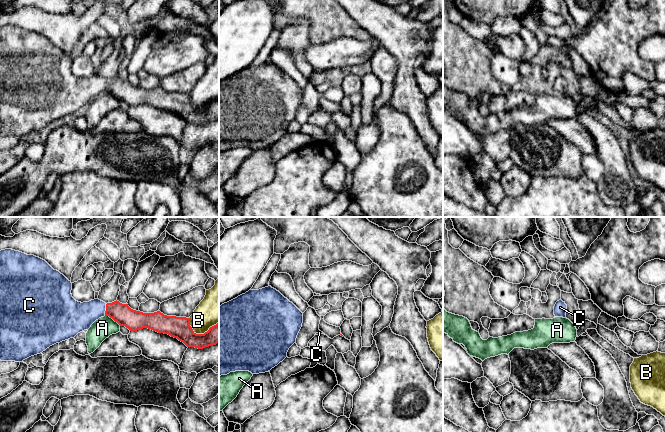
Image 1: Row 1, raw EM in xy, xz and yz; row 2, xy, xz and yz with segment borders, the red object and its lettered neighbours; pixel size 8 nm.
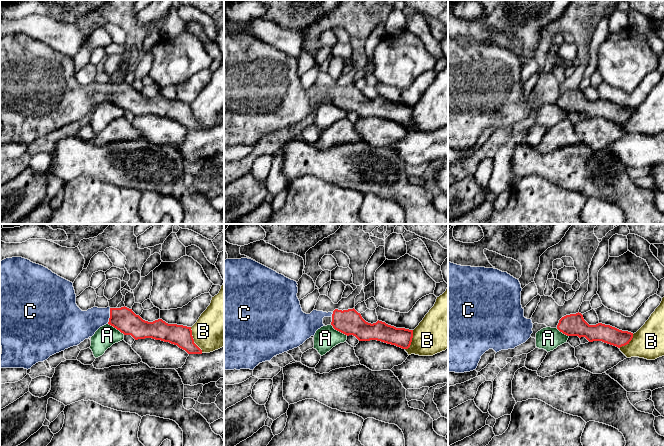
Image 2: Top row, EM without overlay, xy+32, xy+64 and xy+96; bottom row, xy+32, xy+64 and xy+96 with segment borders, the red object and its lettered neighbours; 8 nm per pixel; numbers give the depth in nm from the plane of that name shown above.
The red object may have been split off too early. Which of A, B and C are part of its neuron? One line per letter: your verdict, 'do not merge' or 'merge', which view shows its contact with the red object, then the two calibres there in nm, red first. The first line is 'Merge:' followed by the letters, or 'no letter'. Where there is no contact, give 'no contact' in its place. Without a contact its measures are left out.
Merge: C
A: do not merge | xy | 160/160 nm
B: do not merge | xy | 180/240 nm
C: merge | xy | 160/240 nm

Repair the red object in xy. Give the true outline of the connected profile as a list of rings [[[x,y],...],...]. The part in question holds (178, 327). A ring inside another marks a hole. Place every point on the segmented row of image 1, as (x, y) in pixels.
[[[12,249],[1,250],[0,360],[22,362],[56,343],[74,338],[104,316],[109,316],[130,331],[148,328],[168,334],[187,347],[203,349],[219,343],[219,323],[204,334],[196,334],[190,326],[190,318],[167,316],[160,311],[143,313],[117,300],[107,304],[99,299],[81,303],[72,297],[71,290],[71,281],[54,270],[45,260]]]

